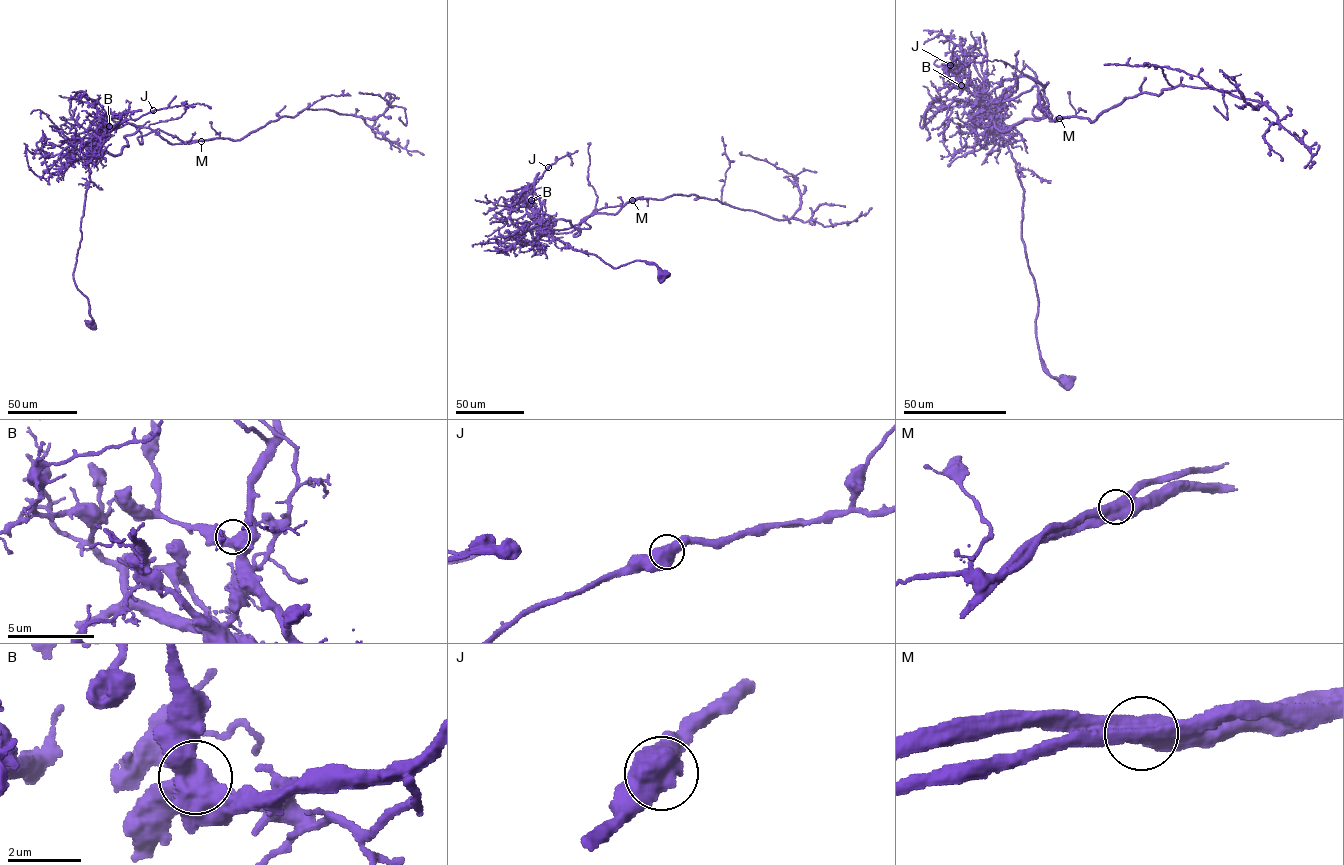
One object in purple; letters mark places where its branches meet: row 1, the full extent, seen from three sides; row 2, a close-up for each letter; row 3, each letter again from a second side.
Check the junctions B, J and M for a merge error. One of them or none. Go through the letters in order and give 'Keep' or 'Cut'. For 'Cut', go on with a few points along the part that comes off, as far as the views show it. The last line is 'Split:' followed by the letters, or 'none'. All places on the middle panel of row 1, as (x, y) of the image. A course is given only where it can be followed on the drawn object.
B: Keep
J: Keep
M: Cut. Course of the part to remove: (633, 200), (591, 214), (580, 223), (584, 222), (589, 229), (536, 234), (541, 225), (526, 200), (537, 174)
Split: M

